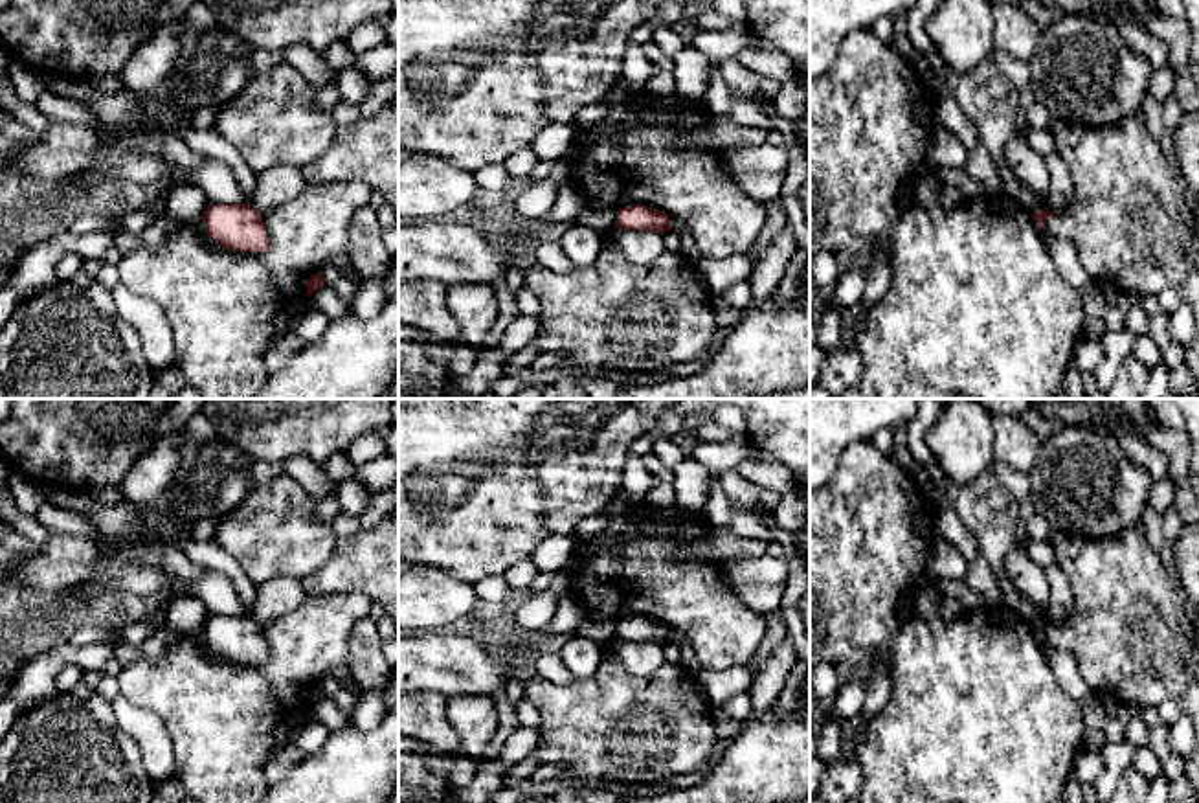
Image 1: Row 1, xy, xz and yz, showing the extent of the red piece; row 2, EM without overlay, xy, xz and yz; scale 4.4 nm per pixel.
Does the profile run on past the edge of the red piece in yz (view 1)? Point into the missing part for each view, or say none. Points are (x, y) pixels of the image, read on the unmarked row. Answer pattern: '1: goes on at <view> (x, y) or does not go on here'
1: does not go on here

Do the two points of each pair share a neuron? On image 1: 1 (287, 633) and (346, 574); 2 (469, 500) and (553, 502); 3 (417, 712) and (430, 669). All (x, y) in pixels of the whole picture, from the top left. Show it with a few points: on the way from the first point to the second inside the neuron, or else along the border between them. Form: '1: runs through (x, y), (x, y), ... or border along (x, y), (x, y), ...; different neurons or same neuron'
1: runs through (309, 633), (344, 598), (351, 596); same neuron
2: runs through (489, 500), (533, 500); same neuron
3: border along (417, 693), (439, 693), (445, 699); different neurons

